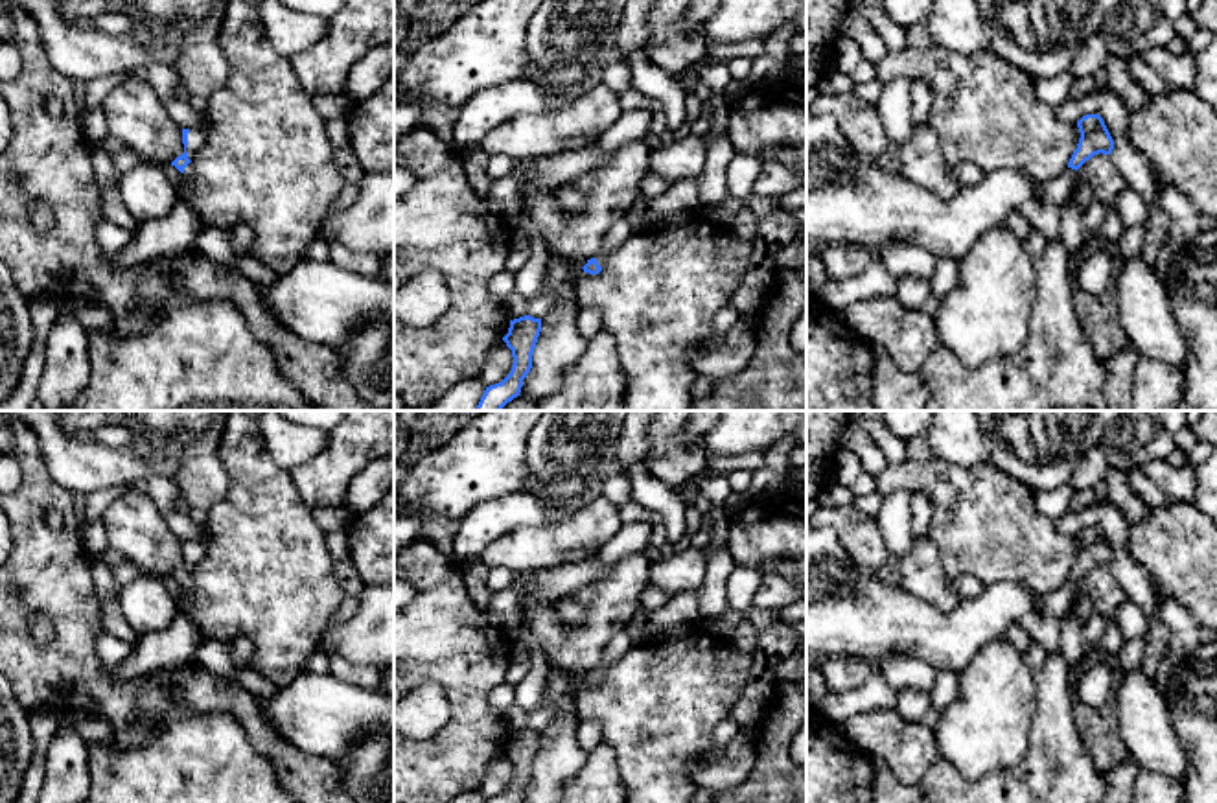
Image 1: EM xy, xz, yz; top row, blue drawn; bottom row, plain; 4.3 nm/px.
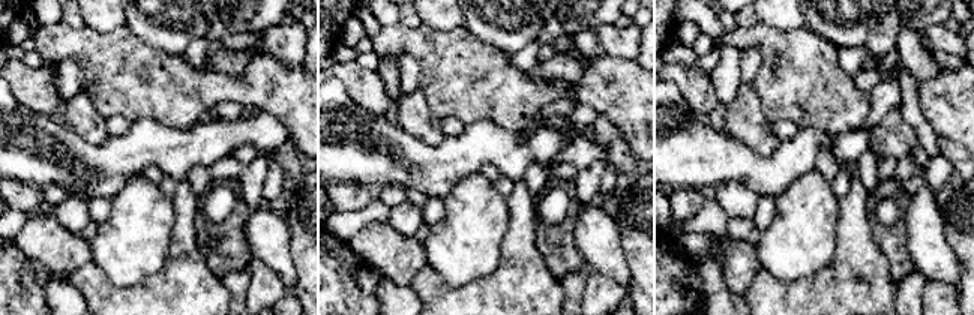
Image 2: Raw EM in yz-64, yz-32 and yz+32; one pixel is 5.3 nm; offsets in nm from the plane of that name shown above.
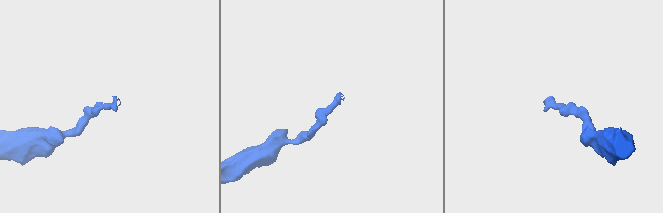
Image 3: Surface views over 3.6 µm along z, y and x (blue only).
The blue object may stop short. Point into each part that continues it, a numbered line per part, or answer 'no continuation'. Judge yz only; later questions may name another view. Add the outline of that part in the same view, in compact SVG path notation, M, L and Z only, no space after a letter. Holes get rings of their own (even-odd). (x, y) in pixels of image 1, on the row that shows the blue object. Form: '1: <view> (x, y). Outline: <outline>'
no continuation

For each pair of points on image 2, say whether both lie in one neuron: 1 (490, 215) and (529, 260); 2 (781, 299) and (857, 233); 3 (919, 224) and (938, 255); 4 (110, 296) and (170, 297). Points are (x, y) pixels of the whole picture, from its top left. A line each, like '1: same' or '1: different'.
1: different
2: same
3: same
4: same

